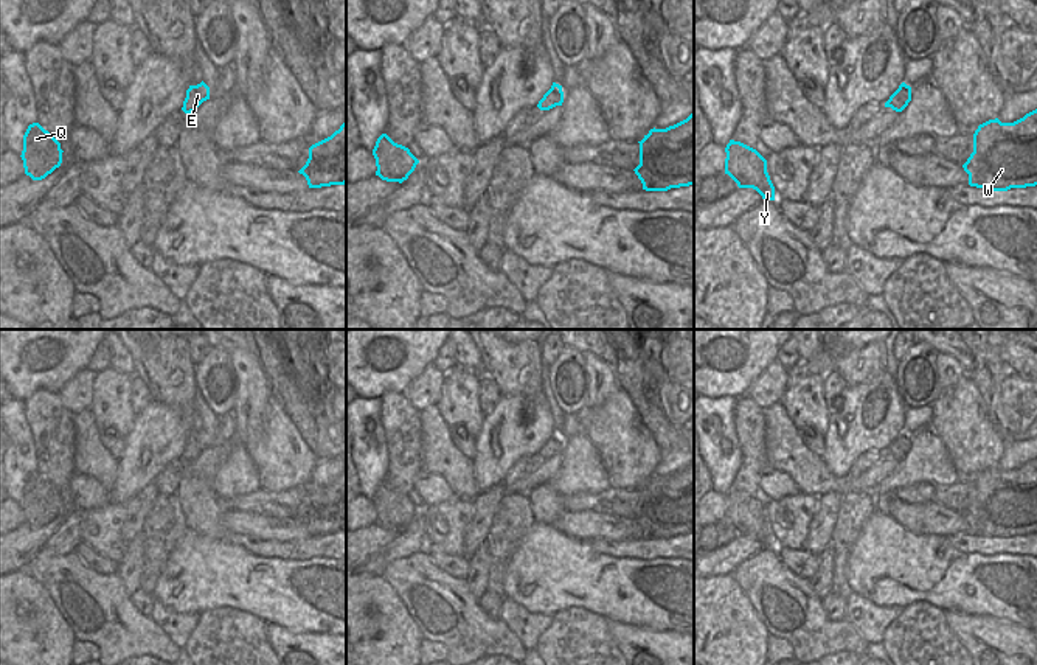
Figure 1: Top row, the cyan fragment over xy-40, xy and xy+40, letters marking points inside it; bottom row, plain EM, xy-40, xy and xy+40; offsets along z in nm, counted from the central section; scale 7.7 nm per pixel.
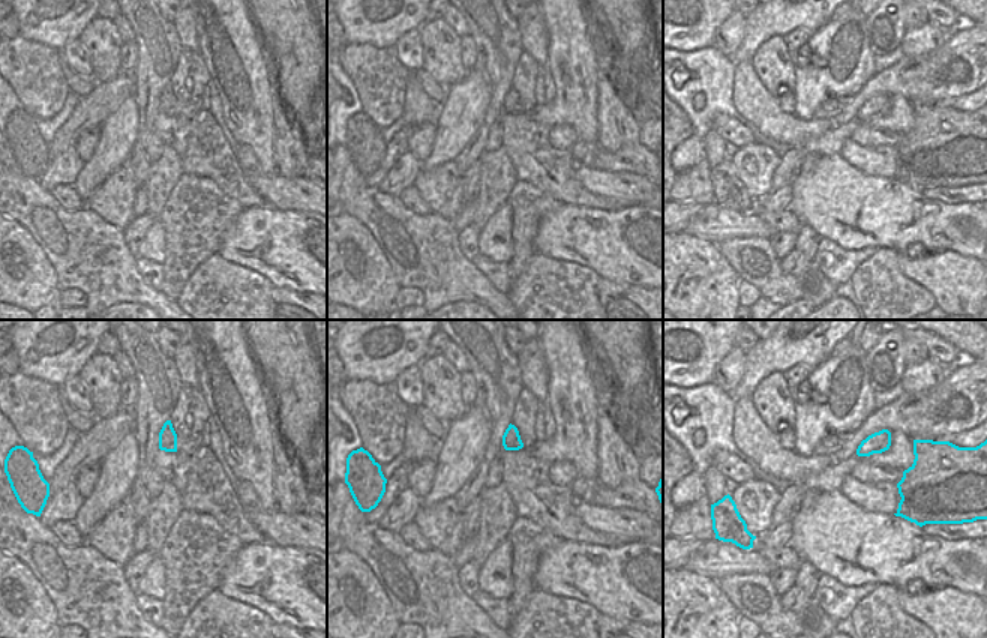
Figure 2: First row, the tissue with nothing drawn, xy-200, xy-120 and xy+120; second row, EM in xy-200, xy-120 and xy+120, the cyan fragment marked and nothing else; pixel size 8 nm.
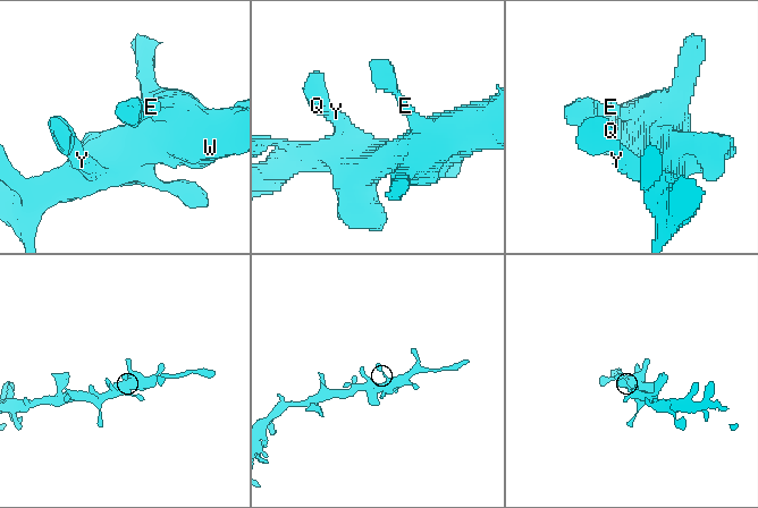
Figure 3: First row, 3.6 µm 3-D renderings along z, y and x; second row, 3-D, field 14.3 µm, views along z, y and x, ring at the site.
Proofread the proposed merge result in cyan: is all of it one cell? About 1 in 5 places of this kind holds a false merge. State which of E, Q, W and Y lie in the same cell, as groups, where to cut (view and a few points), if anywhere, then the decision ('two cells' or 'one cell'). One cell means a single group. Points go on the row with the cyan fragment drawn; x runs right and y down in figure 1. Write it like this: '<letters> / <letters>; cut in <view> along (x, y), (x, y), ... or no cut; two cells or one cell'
E Q W Y; no cut; one cell

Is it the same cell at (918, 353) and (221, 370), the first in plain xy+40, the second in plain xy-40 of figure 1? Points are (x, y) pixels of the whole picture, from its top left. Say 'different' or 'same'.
same

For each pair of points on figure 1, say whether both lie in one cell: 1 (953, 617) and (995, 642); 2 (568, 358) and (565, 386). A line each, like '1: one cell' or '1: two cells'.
1: one cell
2: one cell

